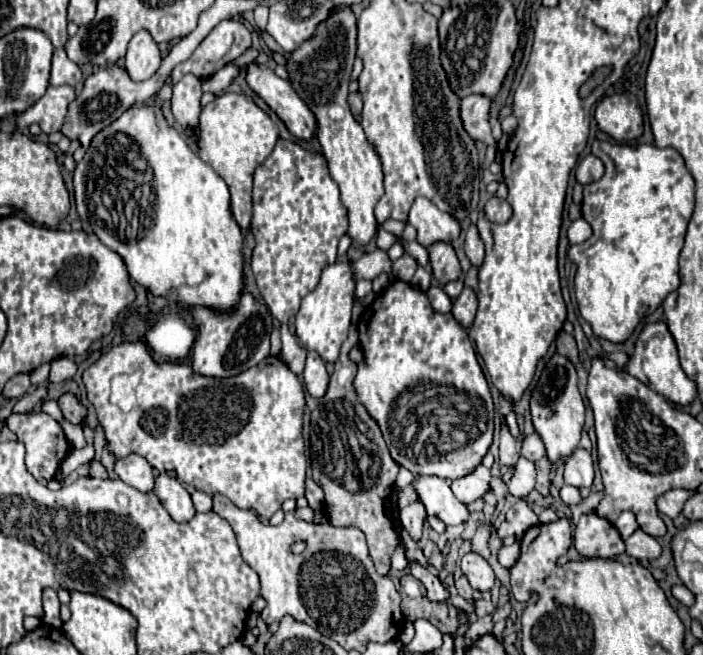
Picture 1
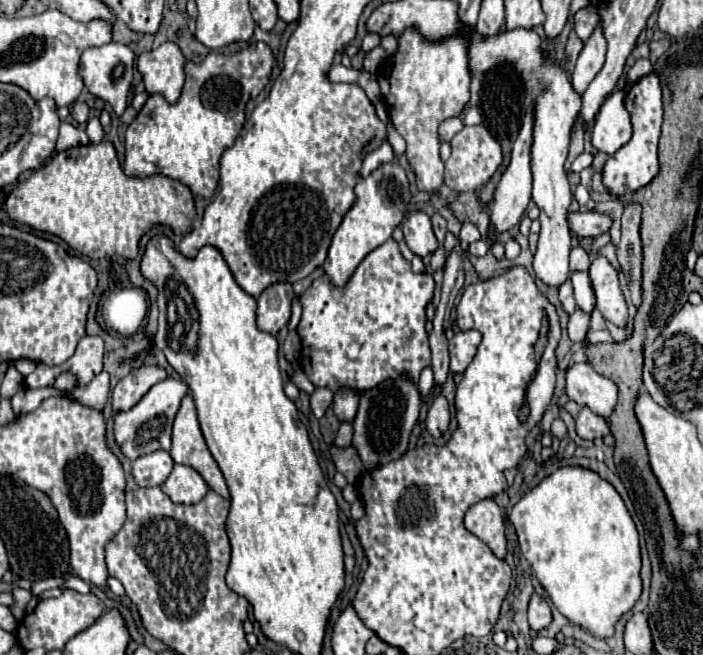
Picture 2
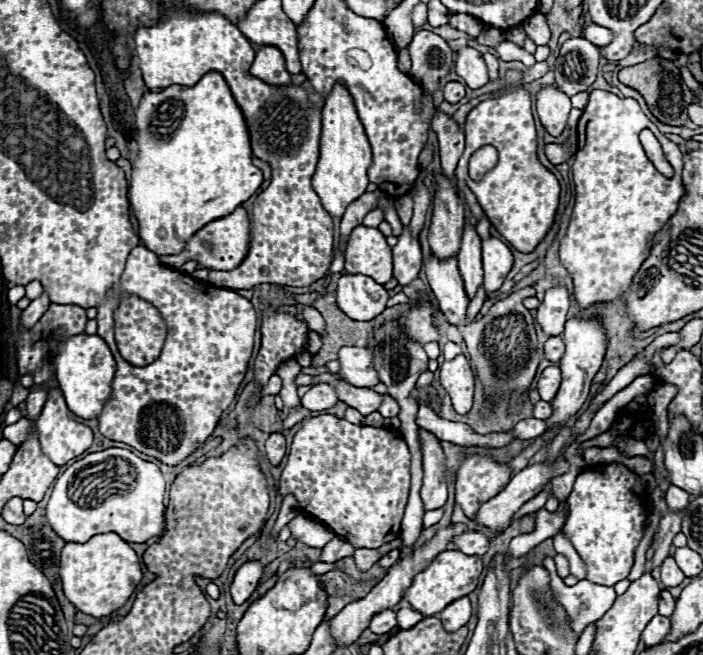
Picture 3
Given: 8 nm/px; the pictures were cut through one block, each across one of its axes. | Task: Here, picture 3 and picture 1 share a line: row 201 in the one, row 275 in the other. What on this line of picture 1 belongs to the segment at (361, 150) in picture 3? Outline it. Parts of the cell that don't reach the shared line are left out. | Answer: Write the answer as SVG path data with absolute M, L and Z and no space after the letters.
M348 260L330 264L322 270L320 284L316 286L314 292L310 292L302 300L302 306L296 314L296 338L304 348L316 350L326 362L336 362L340 354L340 346L348 336L354 288L356 288L356 278L352 272L352 264Z

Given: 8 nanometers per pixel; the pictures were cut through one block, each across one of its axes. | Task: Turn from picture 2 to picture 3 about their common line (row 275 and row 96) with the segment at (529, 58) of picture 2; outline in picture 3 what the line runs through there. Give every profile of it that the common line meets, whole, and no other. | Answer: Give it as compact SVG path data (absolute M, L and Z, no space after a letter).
M542 86L536 94L536 110L540 122L552 136L560 136L566 128L570 108L570 98L556 86Z

